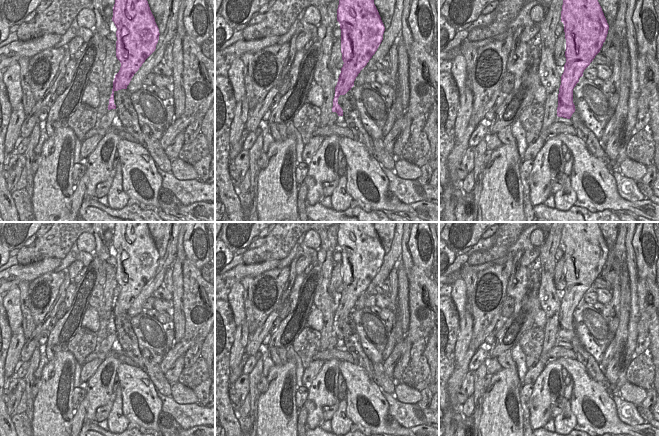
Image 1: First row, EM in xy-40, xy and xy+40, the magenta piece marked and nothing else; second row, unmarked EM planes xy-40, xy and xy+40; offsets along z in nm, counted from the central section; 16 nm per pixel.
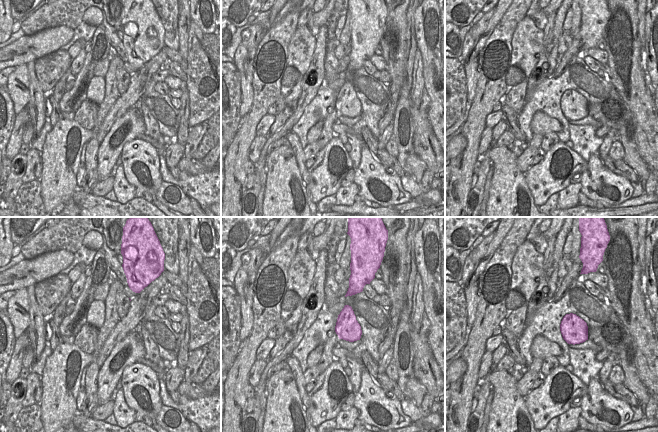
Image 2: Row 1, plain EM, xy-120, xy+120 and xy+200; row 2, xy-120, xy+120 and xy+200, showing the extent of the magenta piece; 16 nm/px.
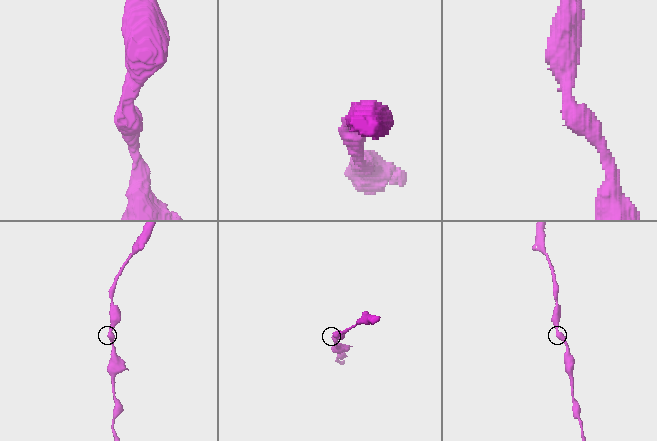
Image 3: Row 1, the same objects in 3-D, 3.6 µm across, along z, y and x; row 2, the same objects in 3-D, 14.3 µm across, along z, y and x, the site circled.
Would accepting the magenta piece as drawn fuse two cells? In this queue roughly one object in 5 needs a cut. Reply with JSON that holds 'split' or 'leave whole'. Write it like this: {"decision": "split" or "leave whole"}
{"decision": "leave whole"}

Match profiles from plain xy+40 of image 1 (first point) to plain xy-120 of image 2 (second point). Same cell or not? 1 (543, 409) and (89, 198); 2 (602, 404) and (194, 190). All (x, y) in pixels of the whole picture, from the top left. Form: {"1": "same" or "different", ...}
{"1": "different", "2": "different"}

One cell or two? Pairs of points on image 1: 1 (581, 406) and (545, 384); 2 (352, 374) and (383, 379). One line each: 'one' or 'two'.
1: two
2: two

